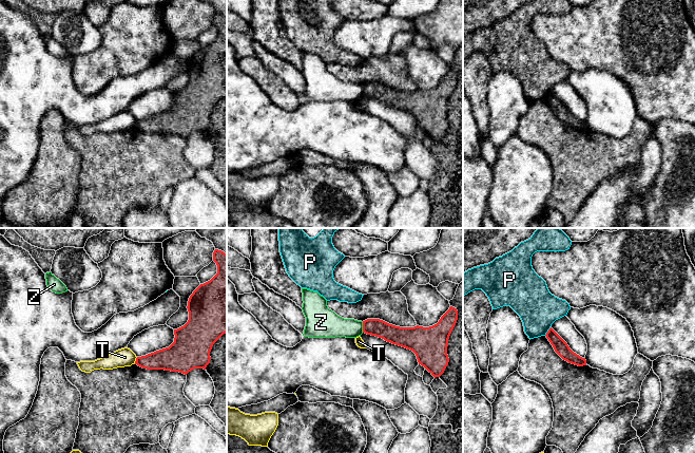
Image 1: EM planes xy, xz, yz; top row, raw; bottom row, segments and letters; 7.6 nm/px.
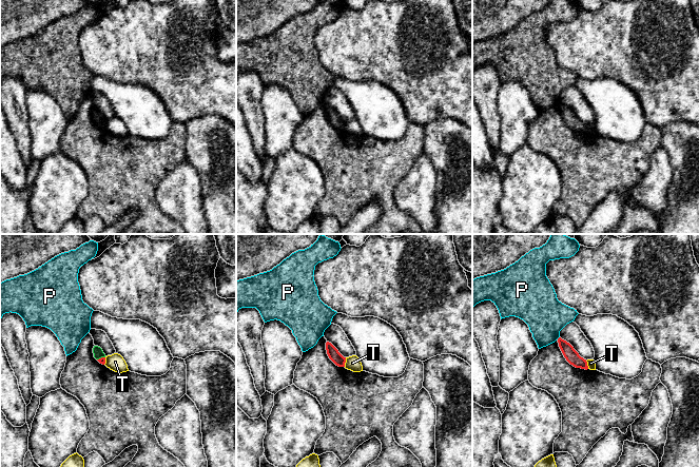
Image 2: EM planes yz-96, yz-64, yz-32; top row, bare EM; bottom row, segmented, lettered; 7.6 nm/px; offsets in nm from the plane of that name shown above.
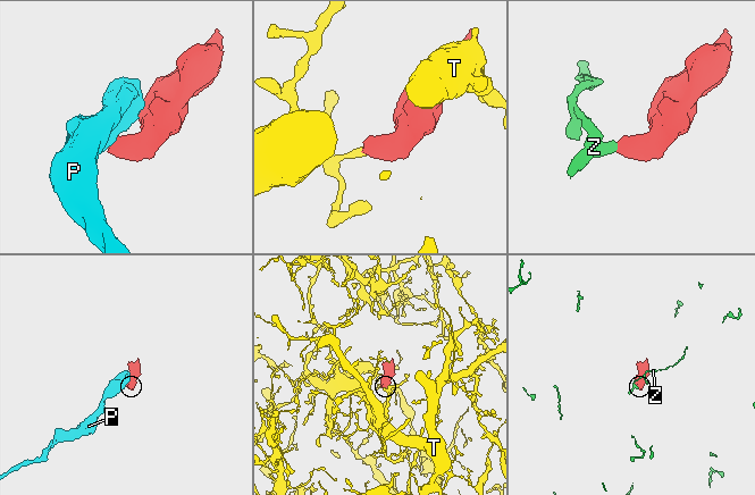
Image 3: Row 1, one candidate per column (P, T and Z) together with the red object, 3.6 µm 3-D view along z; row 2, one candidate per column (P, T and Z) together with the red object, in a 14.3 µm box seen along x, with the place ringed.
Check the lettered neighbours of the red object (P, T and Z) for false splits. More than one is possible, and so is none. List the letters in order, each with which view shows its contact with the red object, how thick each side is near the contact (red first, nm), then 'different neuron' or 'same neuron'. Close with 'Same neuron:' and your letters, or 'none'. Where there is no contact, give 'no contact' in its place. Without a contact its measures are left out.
P: yz | 110/300 nm | different neuron
T: xy | 180/140 nm | different neuron
Z: xz | 140/190 nm | different neuron
Same neuron: none

